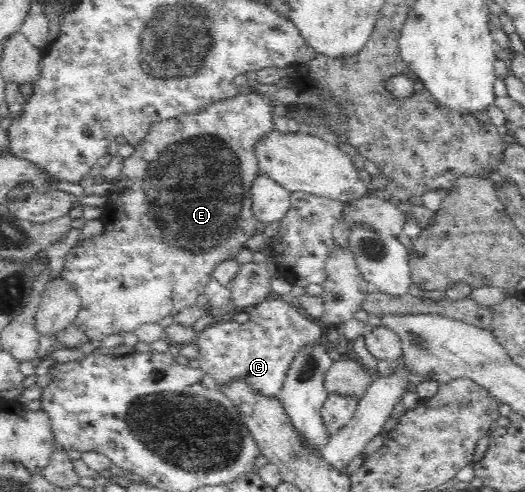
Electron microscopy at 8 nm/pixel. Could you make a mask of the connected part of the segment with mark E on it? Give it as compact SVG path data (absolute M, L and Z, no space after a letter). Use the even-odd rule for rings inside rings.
M251 92L208 103L206 107L199 108L198 111L182 113L178 117L158 119L150 125L144 139L134 145L135 151L133 154L123 159L121 174L112 182L107 201L101 209L100 218L105 223L104 233L95 238L86 238L79 242L66 255L66 263L64 263L61 279L81 299L81 309L75 321L75 326L85 331L89 339L102 340L108 335L123 336L124 333L134 332L135 329L146 323L160 323L165 317L175 317L184 309L194 307L198 297L206 291L206 287L214 279L214 273L216 273L218 267L222 263L235 262L240 251L250 247L250 239L254 239L255 232L258 232L259 221L257 215L254 214L254 199L251 198L252 182L260 174L258 172L257 145L267 133L274 130L272 121L270 106L258 94Z

